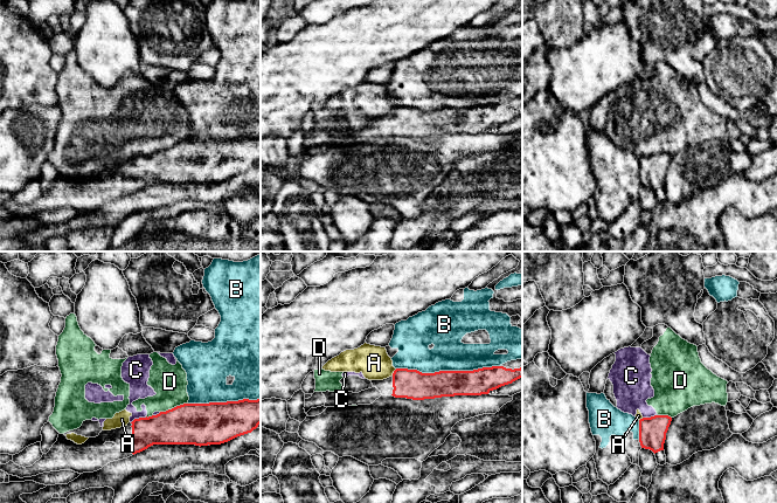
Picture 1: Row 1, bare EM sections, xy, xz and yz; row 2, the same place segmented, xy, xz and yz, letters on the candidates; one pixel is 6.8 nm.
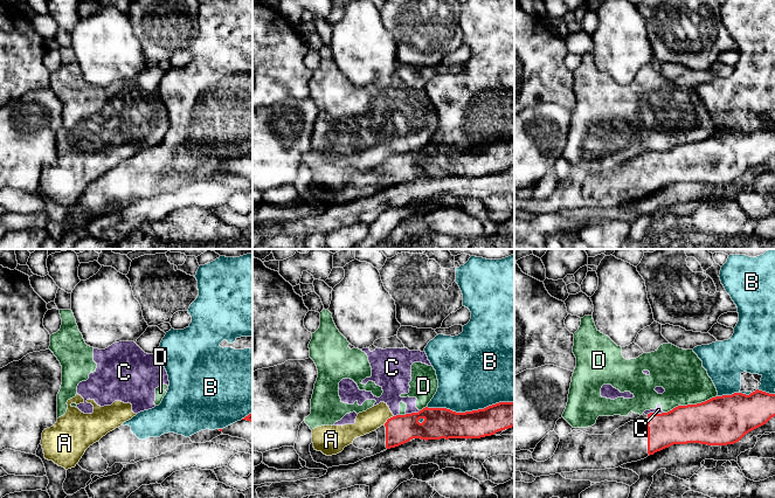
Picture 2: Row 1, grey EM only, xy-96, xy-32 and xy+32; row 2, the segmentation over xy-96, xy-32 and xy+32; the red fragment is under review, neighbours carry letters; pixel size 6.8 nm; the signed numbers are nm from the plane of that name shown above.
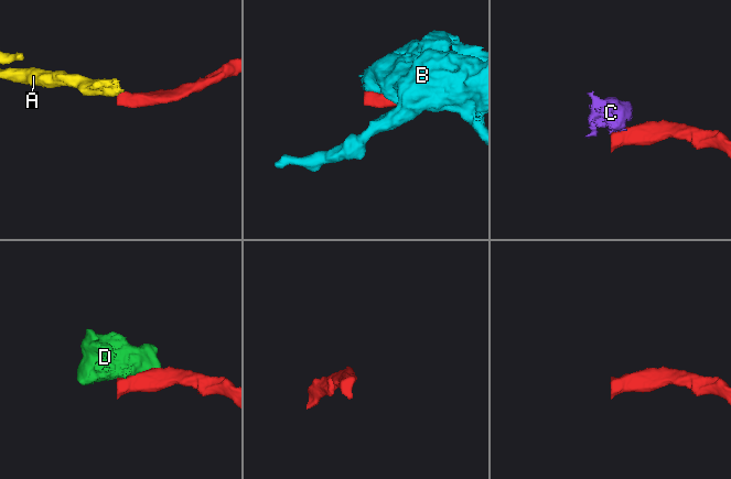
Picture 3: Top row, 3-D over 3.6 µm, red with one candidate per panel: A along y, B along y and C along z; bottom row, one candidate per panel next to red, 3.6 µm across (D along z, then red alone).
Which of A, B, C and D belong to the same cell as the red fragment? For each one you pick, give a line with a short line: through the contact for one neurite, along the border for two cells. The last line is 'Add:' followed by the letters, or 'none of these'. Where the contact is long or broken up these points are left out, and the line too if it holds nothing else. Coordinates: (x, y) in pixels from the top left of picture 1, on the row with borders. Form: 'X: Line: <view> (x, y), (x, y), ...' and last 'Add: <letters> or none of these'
Add: none of these

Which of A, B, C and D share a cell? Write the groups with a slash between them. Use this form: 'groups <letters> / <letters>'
groups A C D / B

